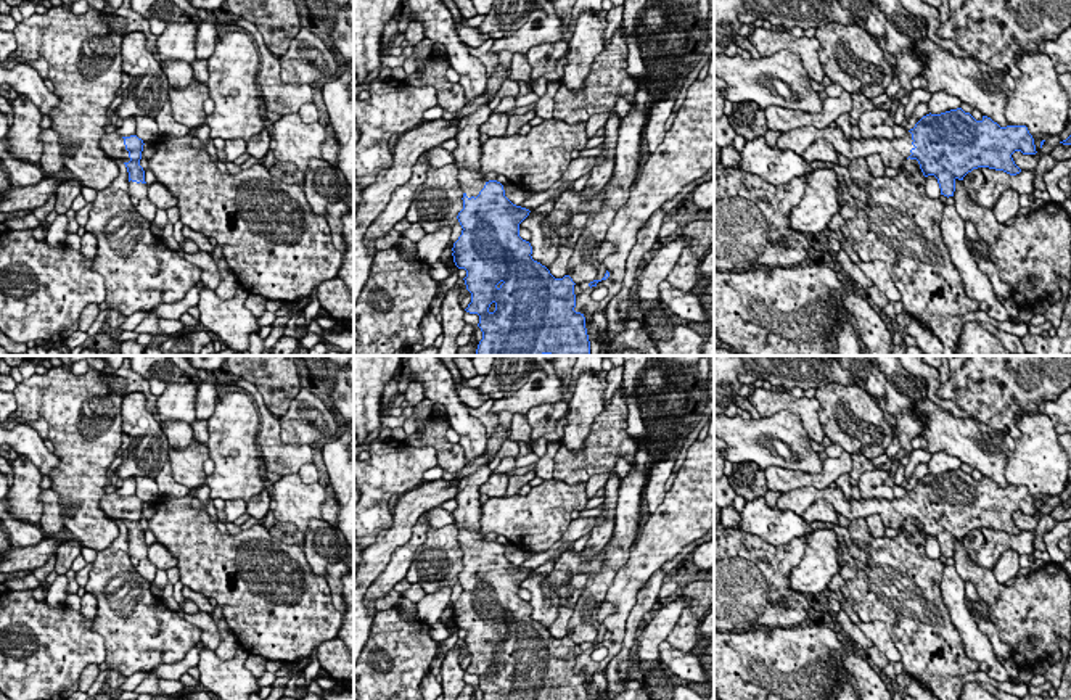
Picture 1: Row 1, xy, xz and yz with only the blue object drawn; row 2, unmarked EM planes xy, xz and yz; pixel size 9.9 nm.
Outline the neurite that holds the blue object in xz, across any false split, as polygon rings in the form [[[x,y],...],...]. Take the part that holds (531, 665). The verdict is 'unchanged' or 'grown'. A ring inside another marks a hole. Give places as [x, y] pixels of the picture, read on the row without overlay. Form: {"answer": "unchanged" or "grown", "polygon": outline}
{"answer": "grown", "polygon": [[[489,465],[479,467],[458,481],[455,496],[453,518],[463,550],[463,570],[457,579],[463,591],[453,603],[452,616],[455,626],[466,631],[463,640],[471,653],[471,663],[465,671],[479,676],[482,700],[589,700],[585,677],[574,671],[572,639],[569,636],[555,639],[545,626],[532,620],[531,603],[519,597],[519,584],[531,571],[513,565],[500,542],[486,542],[479,533],[479,488],[490,475]]]}

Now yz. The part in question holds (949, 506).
{"answer": "grown", "polygon": [[[962,468],[923,476],[901,499],[846,499],[839,488],[799,488],[777,500],[777,510],[802,515],[815,500],[823,499],[849,521],[878,515],[886,528],[899,529],[907,518],[917,520],[925,537],[938,539],[941,555],[954,557],[955,541],[978,528],[1016,536],[1021,529],[1012,515],[1036,515],[1034,499],[1026,486],[1000,488],[991,478],[976,481]]]}

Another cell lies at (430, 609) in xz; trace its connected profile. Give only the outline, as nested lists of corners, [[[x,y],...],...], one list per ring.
[[[441,587],[434,592],[428,592],[420,602],[415,603],[420,621],[426,624],[439,623],[450,599],[452,587]]]

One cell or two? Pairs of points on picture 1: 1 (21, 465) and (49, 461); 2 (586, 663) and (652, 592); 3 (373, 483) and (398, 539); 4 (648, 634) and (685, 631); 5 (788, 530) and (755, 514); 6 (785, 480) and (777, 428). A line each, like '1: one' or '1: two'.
1: two
2: two
3: two
4: two
5: one
6: two

